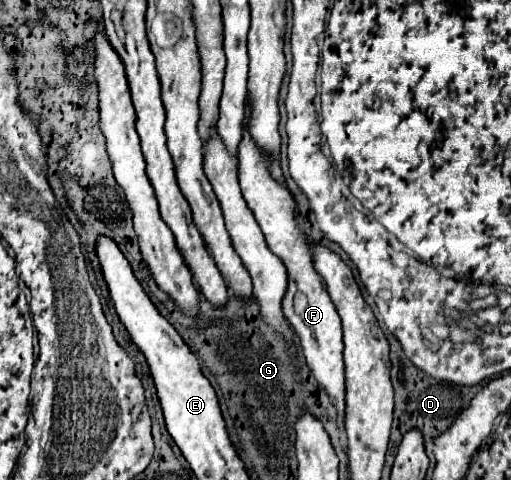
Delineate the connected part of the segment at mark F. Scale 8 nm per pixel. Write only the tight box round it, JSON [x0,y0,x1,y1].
[240,130,346,426]

